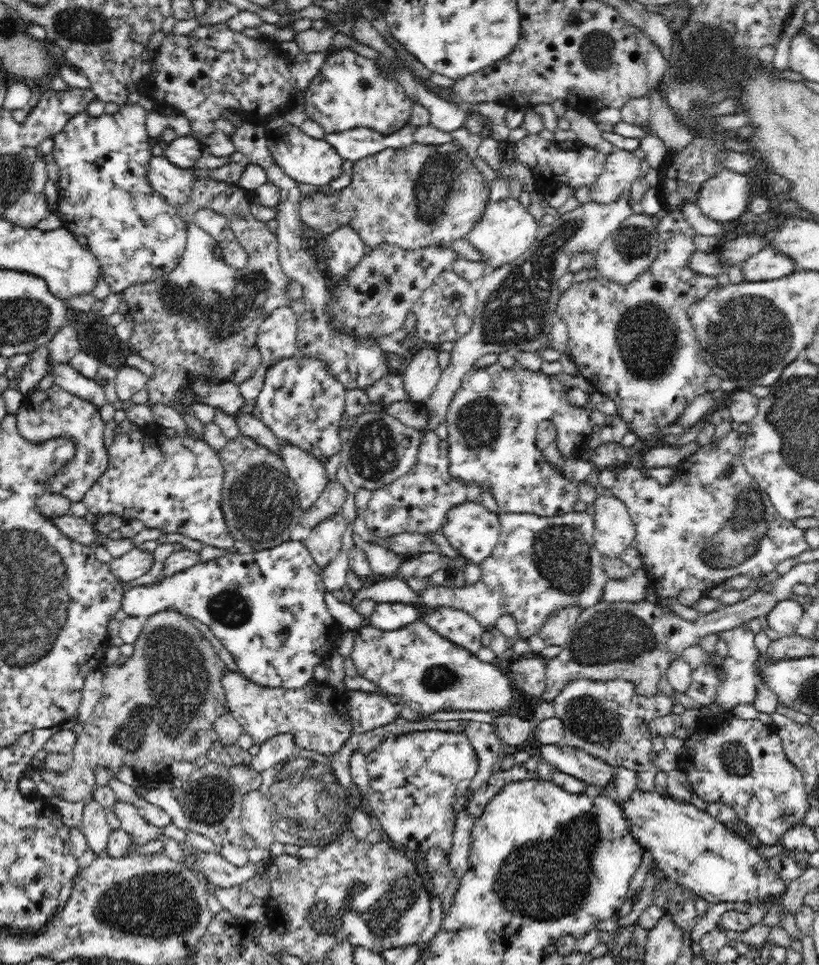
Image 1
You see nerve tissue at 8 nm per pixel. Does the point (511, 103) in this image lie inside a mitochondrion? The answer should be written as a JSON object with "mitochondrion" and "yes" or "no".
{"mitochondrion":"no"}

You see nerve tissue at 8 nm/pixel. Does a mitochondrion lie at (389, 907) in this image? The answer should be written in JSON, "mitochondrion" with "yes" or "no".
{"mitochondrion":"yes"}

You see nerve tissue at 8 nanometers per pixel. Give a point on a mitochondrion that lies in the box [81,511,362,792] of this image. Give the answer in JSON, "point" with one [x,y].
{"point":[177,684]}

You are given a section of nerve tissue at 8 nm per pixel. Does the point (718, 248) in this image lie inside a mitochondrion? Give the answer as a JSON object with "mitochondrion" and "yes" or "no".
{"mitochondrion":"no"}

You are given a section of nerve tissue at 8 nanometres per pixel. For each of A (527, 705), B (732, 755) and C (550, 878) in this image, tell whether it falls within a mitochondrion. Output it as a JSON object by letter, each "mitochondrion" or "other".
{"A":"other","B":"mitochondrion","C":"mitochondrion"}

